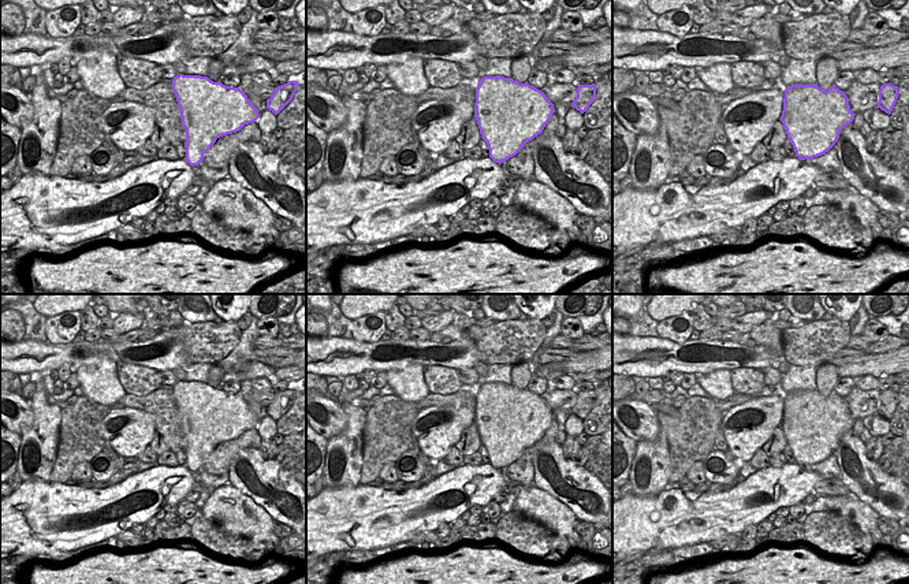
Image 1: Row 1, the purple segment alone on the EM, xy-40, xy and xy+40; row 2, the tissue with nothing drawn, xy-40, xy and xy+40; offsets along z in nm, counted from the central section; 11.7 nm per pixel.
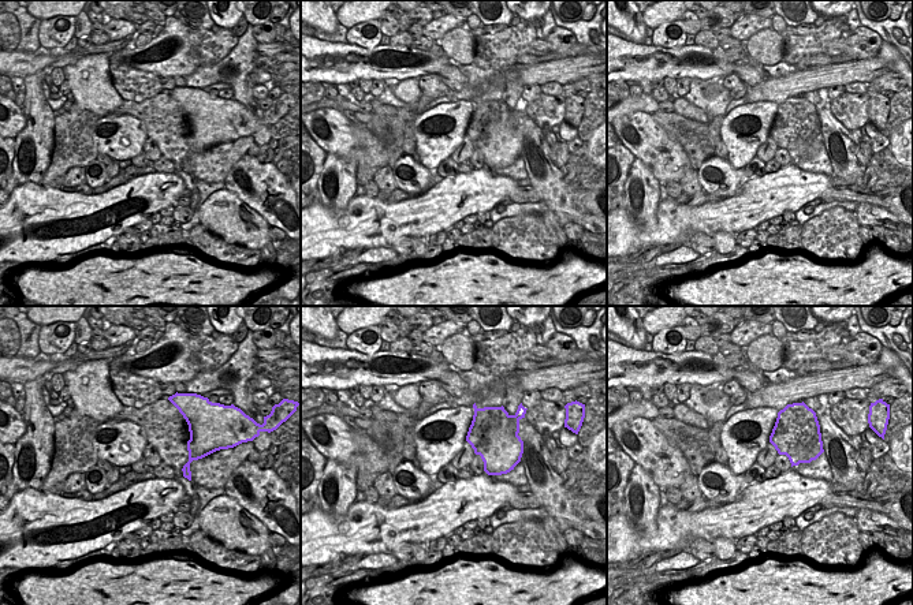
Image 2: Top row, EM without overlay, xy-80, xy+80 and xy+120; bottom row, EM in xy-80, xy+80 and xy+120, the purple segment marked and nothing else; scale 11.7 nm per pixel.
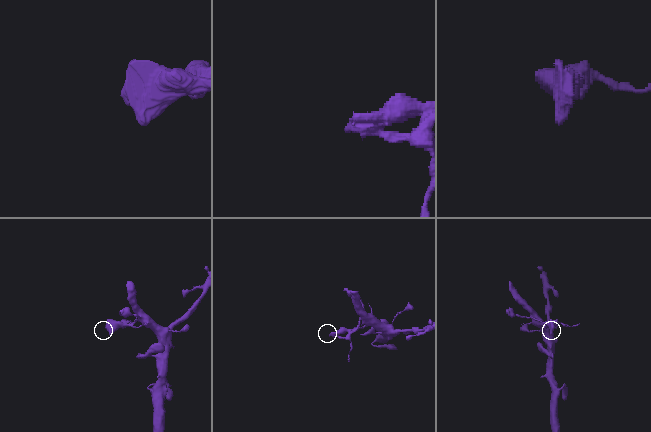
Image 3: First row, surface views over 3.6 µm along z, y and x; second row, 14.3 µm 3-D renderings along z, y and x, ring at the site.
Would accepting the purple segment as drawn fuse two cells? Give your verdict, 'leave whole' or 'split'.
split

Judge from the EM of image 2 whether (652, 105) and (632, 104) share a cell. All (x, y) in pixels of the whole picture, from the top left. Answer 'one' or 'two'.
one

